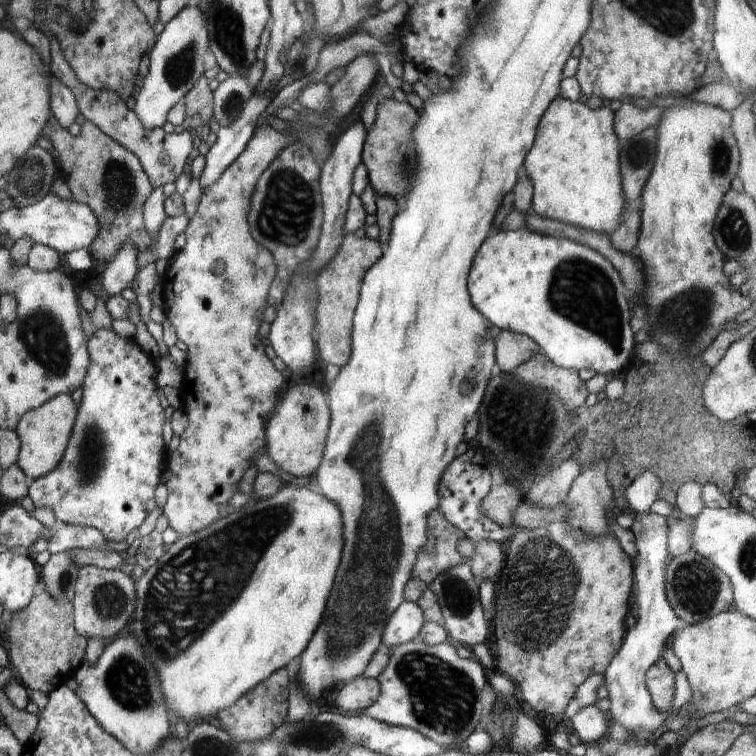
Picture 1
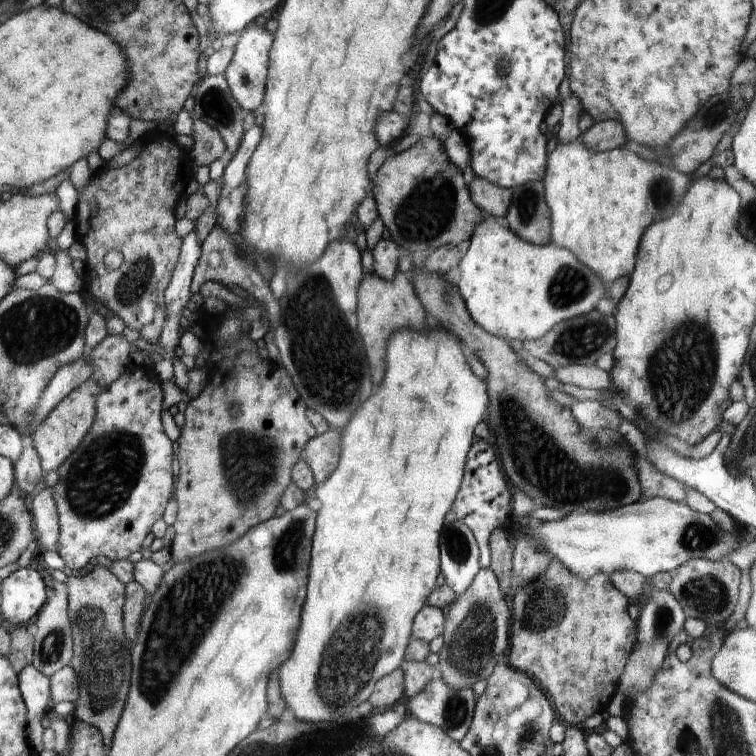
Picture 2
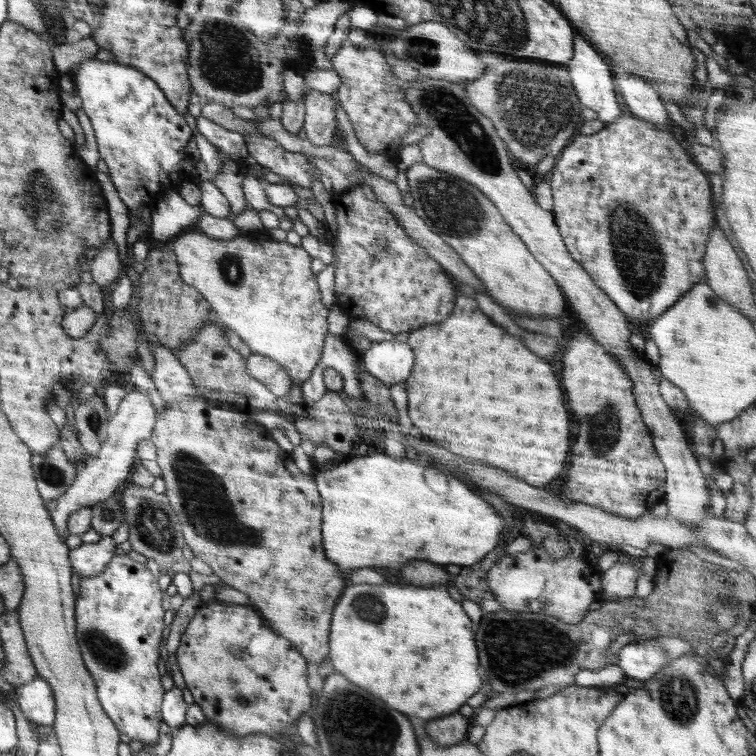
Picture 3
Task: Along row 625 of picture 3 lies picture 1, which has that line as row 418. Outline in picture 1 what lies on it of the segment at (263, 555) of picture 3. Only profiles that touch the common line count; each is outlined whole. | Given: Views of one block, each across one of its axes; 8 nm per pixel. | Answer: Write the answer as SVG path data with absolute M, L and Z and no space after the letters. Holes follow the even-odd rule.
M298 382L286 386L285 393L277 402L266 425L266 445L269 458L277 464L282 475L292 474L298 478L314 477L322 462L325 440L330 424L327 395L318 386Z

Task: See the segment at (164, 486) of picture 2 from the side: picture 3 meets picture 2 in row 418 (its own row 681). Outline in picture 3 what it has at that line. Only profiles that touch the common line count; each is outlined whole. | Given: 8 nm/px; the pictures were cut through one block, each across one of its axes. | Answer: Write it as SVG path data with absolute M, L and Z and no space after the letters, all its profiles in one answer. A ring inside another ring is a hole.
M115 554L102 572L80 579L75 602L76 640L84 665L96 683L98 700L120 734L144 744L158 740L165 693L158 670L162 630L166 627L160 587L158 578L144 563L132 559L130 554Z

